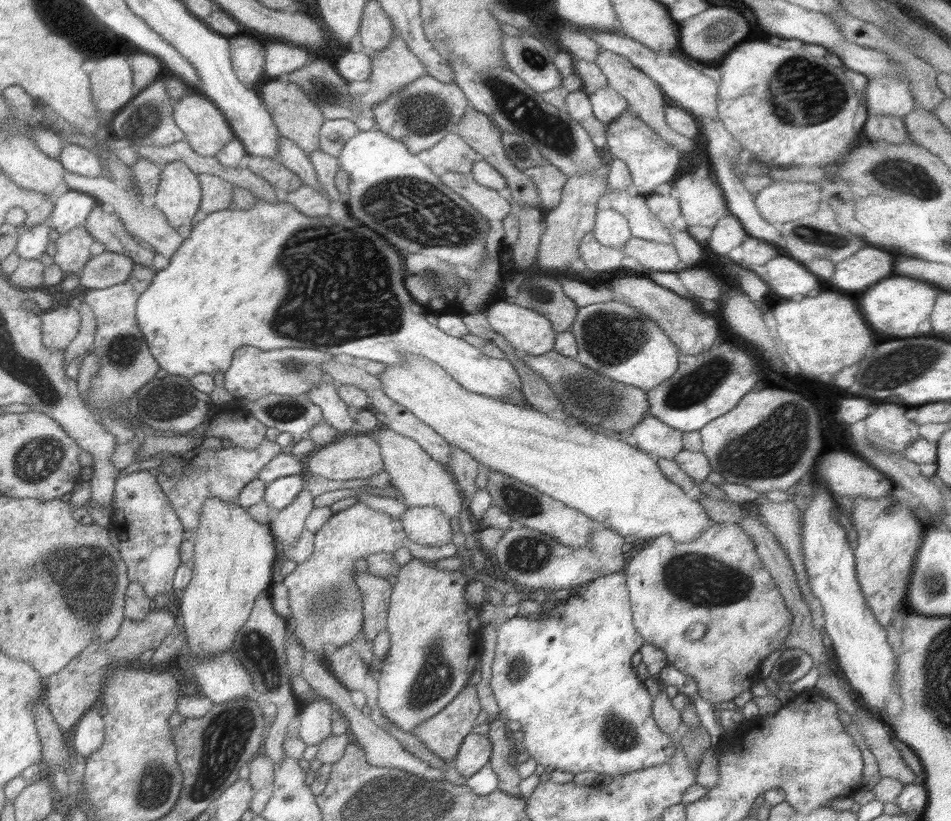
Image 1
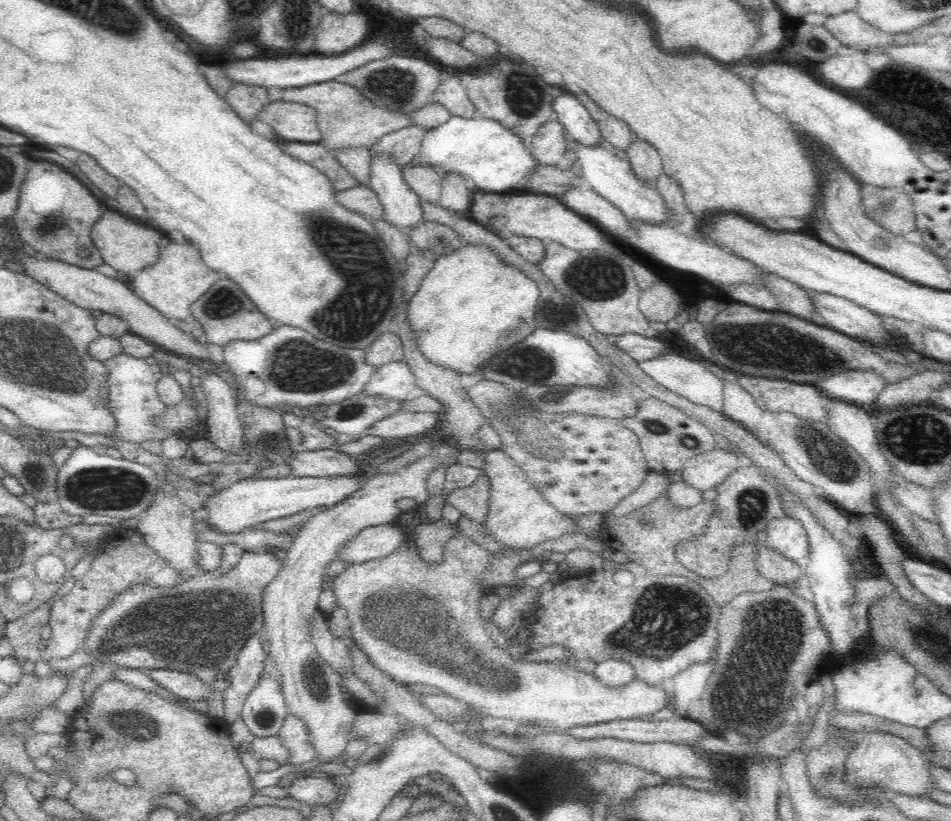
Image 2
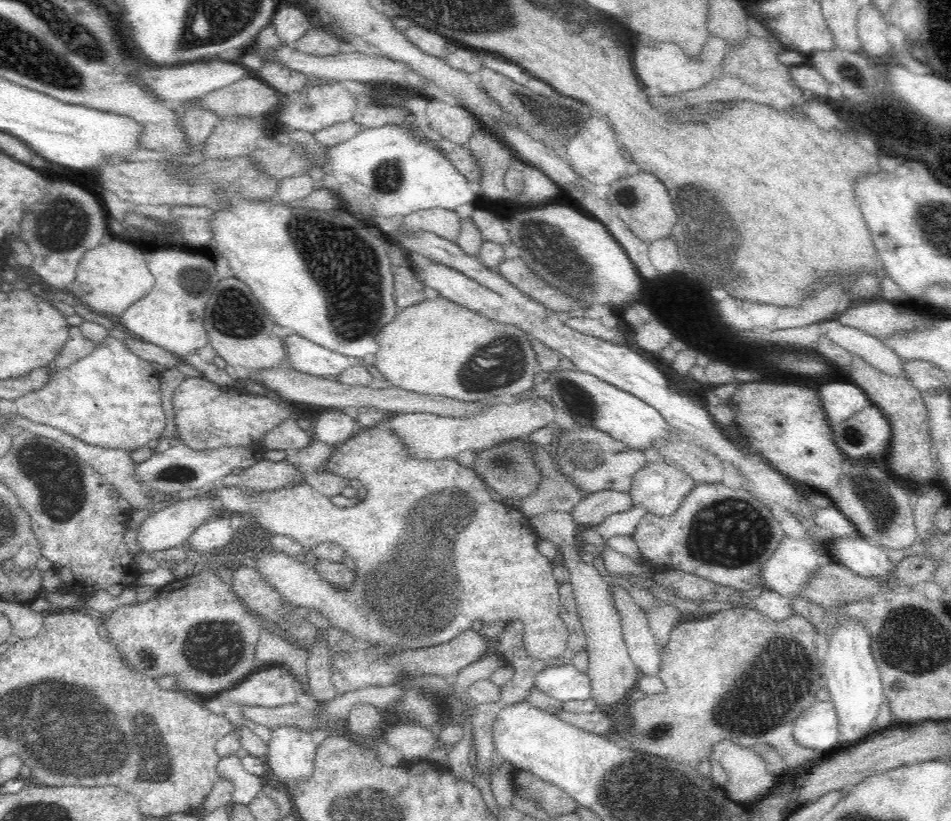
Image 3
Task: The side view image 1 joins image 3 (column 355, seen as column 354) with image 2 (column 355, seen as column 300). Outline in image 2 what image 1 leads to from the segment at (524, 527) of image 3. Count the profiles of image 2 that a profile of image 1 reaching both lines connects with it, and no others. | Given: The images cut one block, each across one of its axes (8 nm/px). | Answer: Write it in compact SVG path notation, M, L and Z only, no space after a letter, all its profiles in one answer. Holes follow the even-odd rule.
M454 534L444 550L444 564L430 566L420 558L418 548L400 548L390 556L368 560L358 566L348 566L346 572L332 578L332 590L336 594L338 606L348 612L348 620L352 622L350 634L358 644L364 644L364 652L370 662L382 672L390 674L398 684L404 686L428 686L434 692L450 694L454 700L470 704L474 710L480 710L486 718L506 718L518 722L550 722L560 726L562 730L570 726L598 724L598 722L614 722L614 720L634 720L638 716L646 718L662 708L670 708L672 694L668 696L660 686L650 686L638 678L630 684L612 688L602 682L594 674L582 672L574 668L572 662L526 662L514 660L508 656L506 646L496 646L490 634L484 630L482 618L478 614L480 600L488 596L482 592L482 584L478 576L490 564L490 552L476 544L472 538L464 534Z

